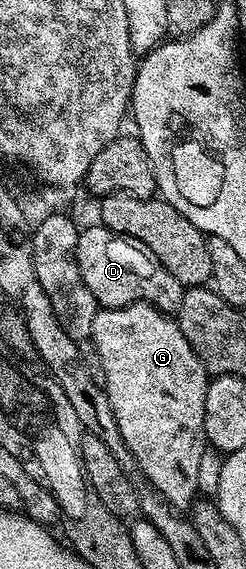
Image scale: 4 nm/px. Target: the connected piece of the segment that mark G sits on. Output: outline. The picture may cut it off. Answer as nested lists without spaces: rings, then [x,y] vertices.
[[[138,301],[120,309],[100,308],[93,319],[93,331],[89,340],[95,345],[94,356],[99,357],[103,368],[109,407],[117,419],[123,448],[133,460],[158,496],[176,511],[190,510],[200,492],[198,472],[205,450],[205,395],[209,374],[201,359],[193,351],[189,339],[181,331],[174,316],[160,311],[156,306]]]

